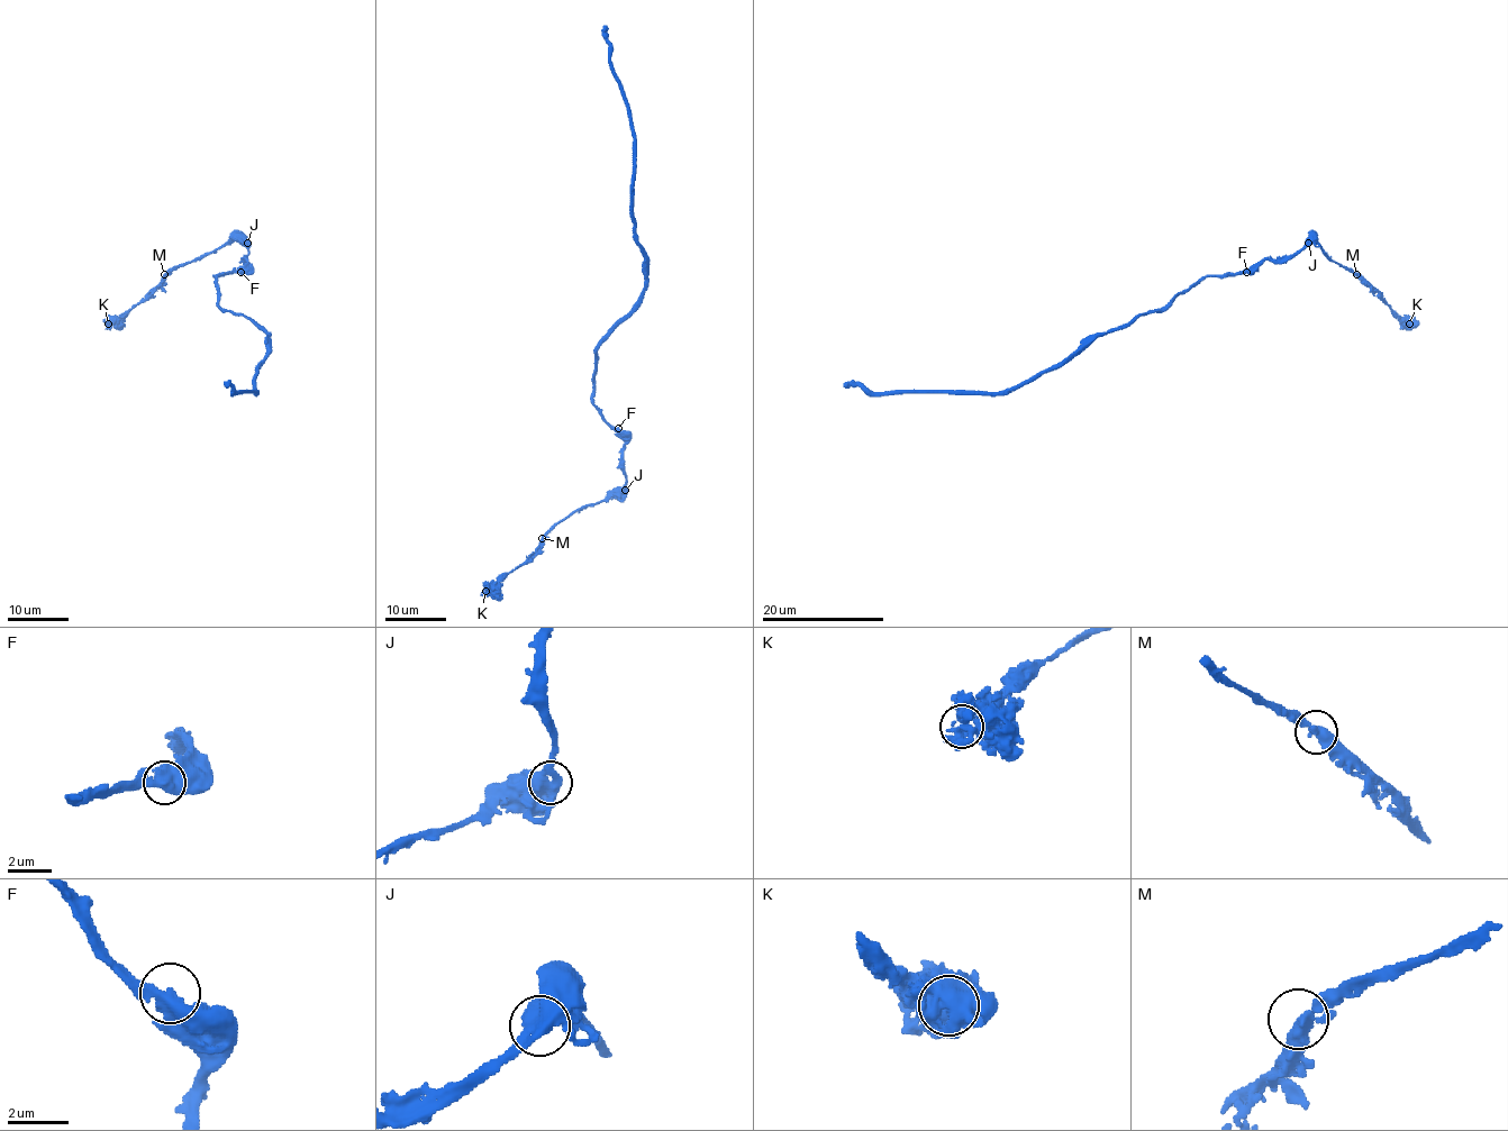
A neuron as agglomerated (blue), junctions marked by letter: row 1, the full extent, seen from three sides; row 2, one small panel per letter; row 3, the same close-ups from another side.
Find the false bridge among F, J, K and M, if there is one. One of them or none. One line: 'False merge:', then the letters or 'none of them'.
False merge: none of them

